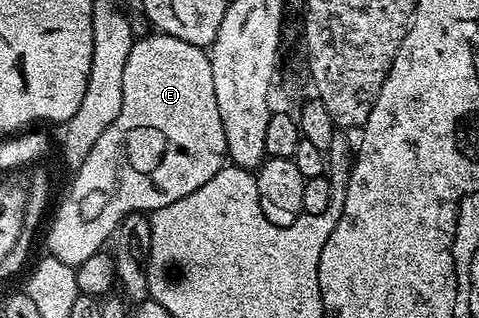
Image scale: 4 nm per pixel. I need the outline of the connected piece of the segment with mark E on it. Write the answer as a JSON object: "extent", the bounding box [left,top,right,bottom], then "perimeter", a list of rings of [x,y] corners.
{"extent":[48,33,227,268],"perimeter":[[[145,33],[134,42],[131,53],[127,53],[127,65],[123,69],[123,109],[103,129],[99,141],[91,145],[91,153],[72,172],[73,180],[69,183],[69,192],[65,195],[65,200],[57,207],[57,212],[53,215],[53,224],[49,227],[49,248],[48,254],[53,255],[59,261],[63,261],[68,267],[76,268],[79,265],[90,262],[93,256],[102,250],[101,247],[110,242],[117,233],[117,227],[126,217],[134,213],[152,213],[163,209],[163,205],[171,205],[174,201],[183,201],[187,193],[195,193],[199,185],[207,185],[215,173],[219,173],[221,168],[226,166],[227,152],[225,150],[225,134],[223,133],[223,117],[219,117],[219,105],[215,101],[215,77],[211,73],[211,61],[207,54],[206,48],[187,45],[187,41],[179,41],[179,37],[162,35],[160,33]]]}

